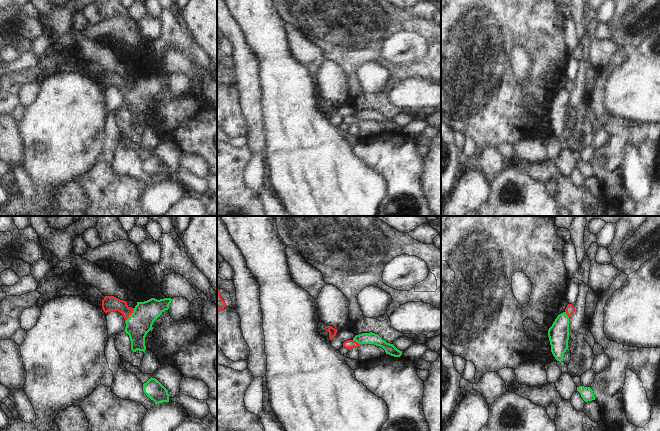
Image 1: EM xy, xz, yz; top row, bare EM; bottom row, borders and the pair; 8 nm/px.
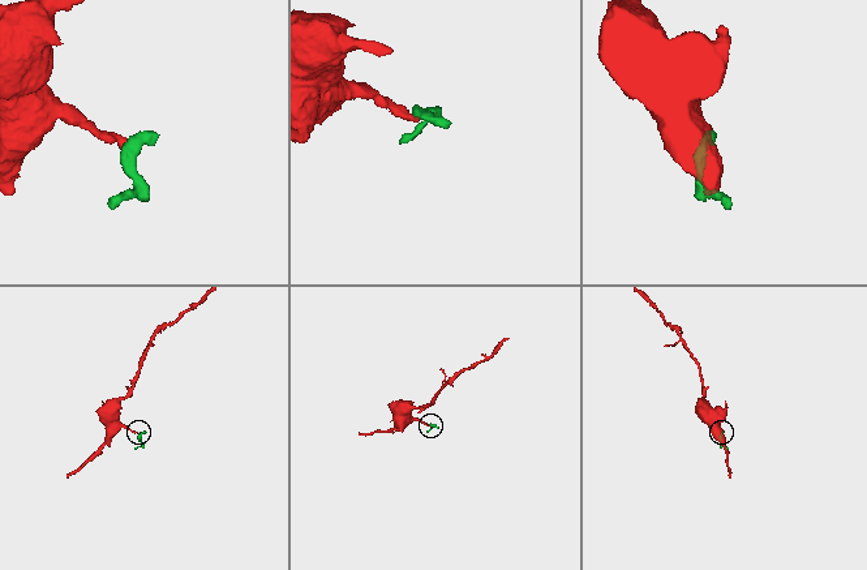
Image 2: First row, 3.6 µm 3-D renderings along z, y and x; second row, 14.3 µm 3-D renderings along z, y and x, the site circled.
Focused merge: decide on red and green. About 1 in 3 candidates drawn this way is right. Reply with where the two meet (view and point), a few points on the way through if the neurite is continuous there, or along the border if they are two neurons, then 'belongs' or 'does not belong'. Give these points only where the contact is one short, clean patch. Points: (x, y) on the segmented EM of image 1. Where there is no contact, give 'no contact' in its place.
xy (130, 314) | along xy (134, 308), (125, 321) | does not belong

